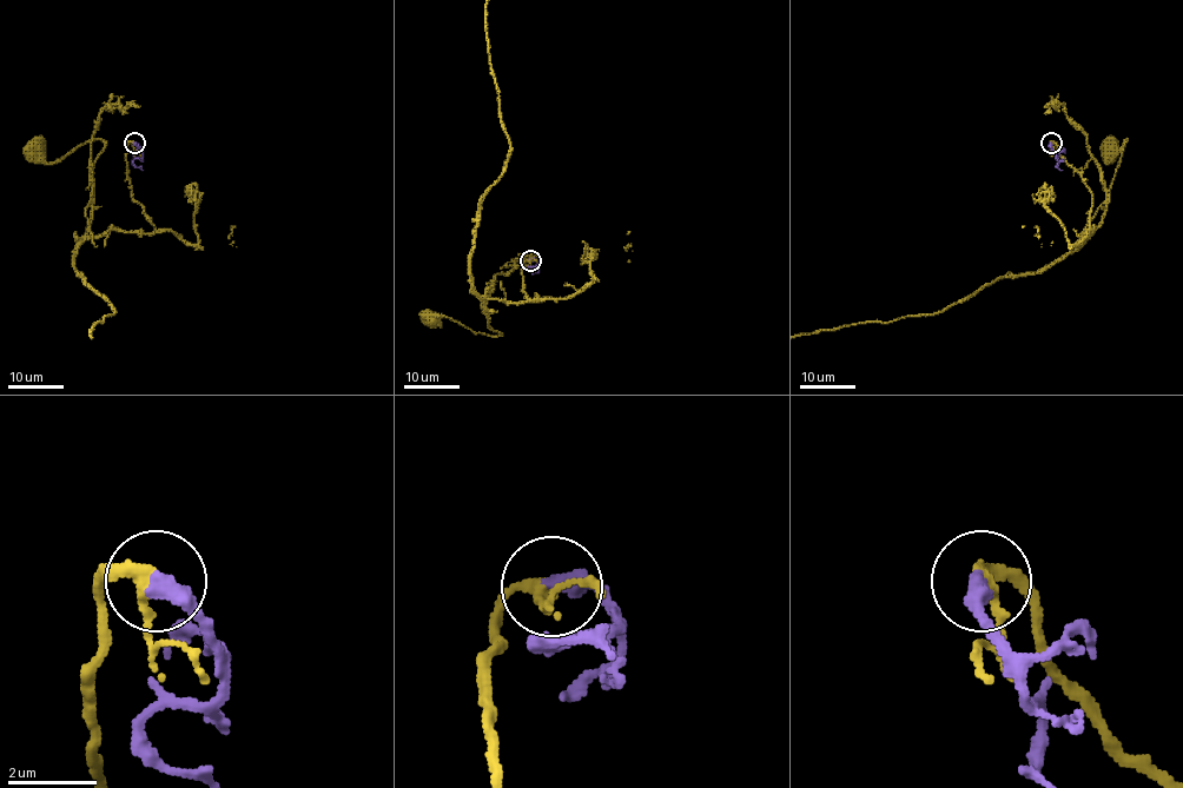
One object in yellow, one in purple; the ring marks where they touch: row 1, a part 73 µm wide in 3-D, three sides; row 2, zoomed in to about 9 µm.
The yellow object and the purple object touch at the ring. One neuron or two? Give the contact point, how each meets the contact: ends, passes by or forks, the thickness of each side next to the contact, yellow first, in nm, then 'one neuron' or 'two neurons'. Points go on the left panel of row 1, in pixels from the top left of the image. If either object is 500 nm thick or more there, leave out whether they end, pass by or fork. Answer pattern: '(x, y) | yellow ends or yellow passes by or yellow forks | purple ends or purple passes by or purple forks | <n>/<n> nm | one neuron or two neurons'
(134, 143) | yellow passes by | purple ends | 280/400 nm | one neuron

